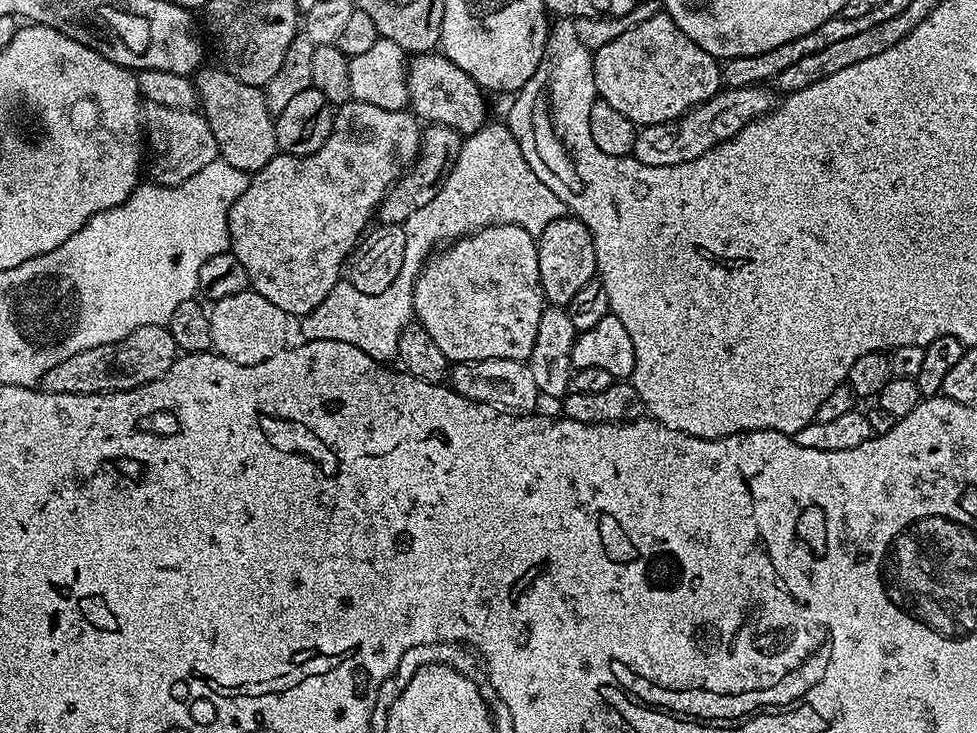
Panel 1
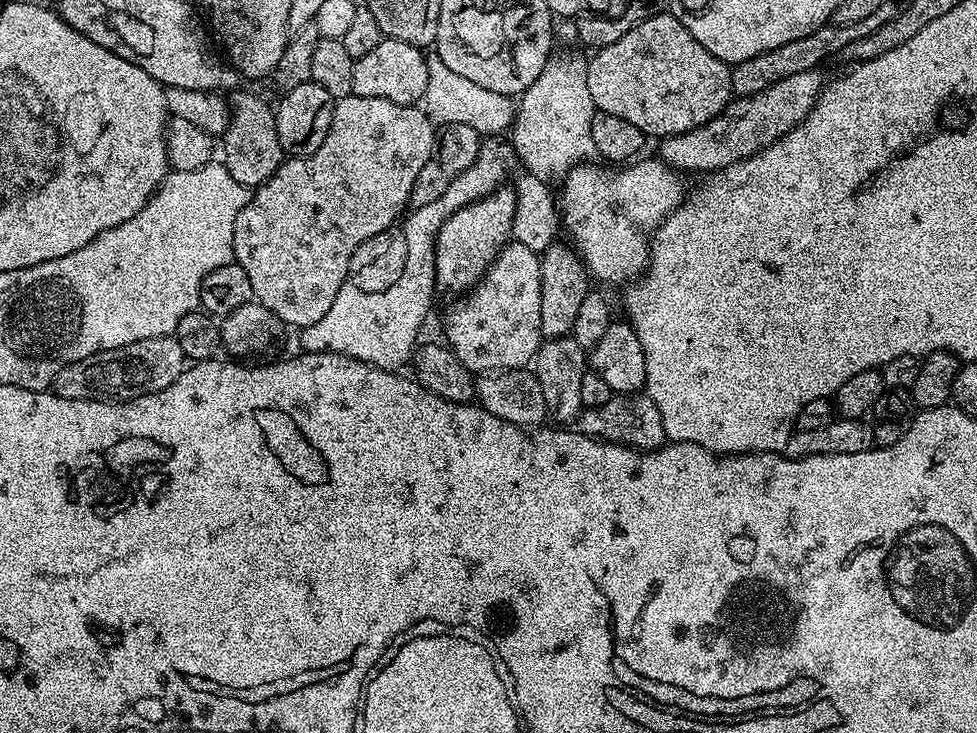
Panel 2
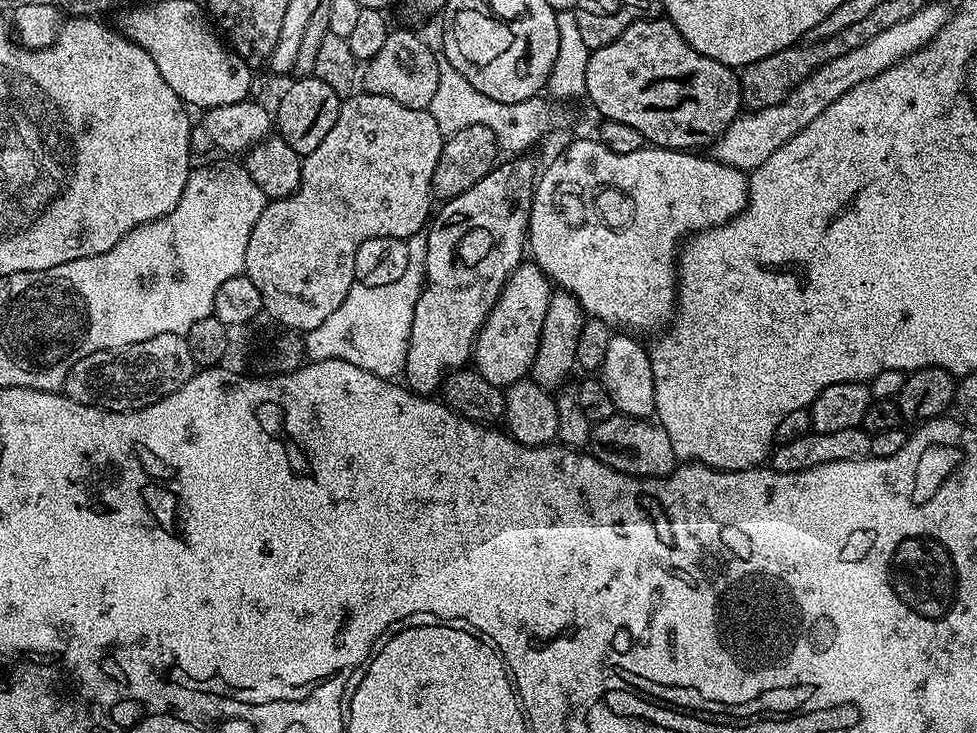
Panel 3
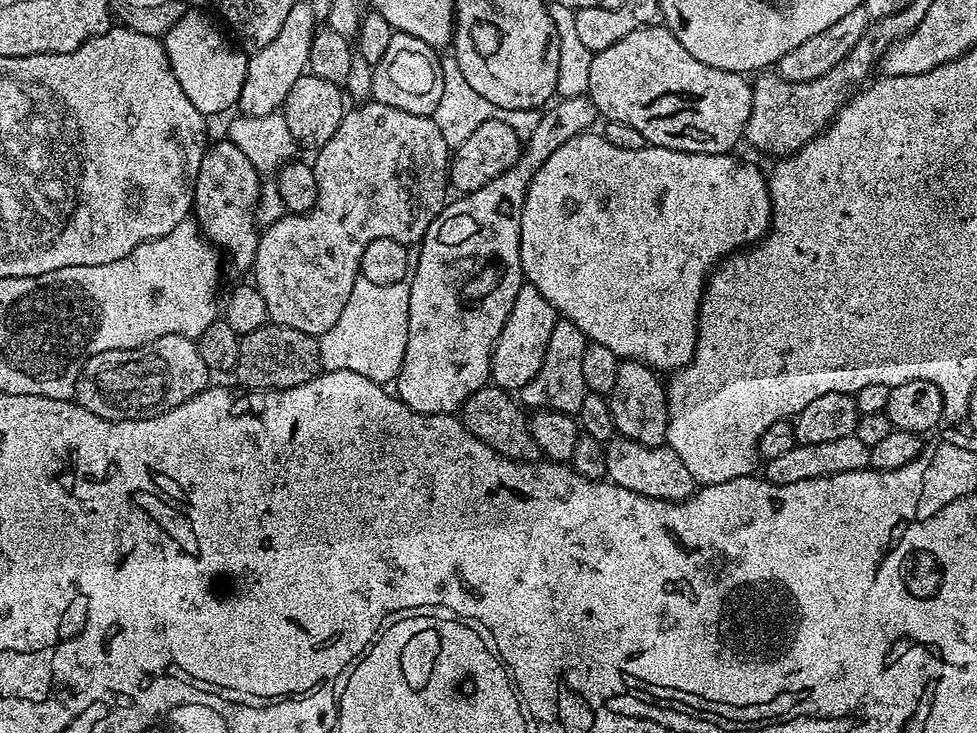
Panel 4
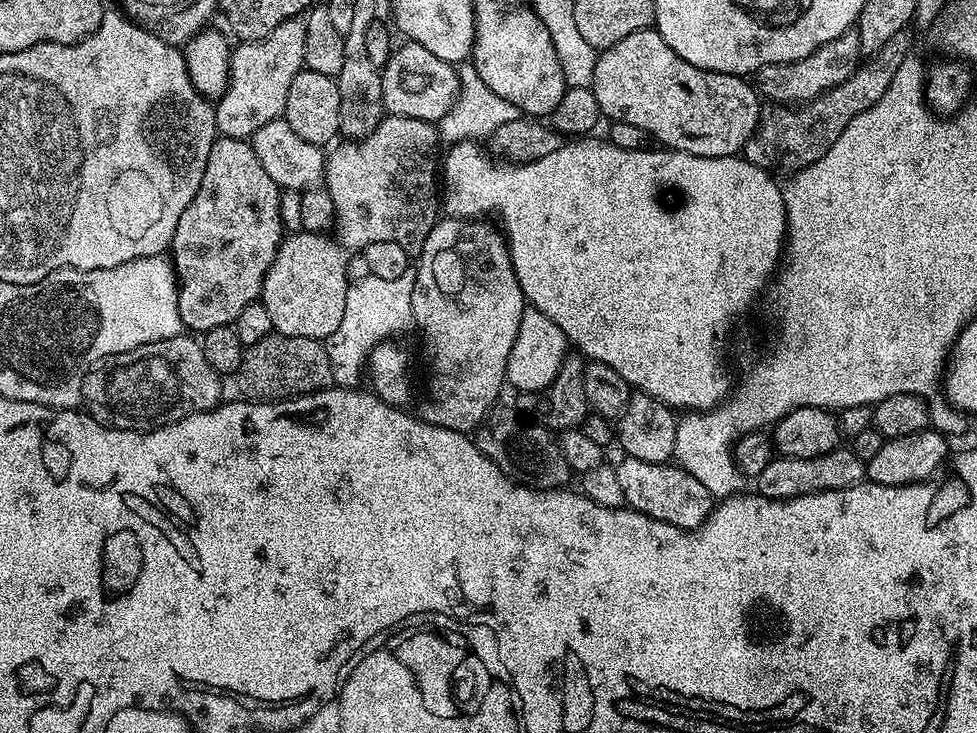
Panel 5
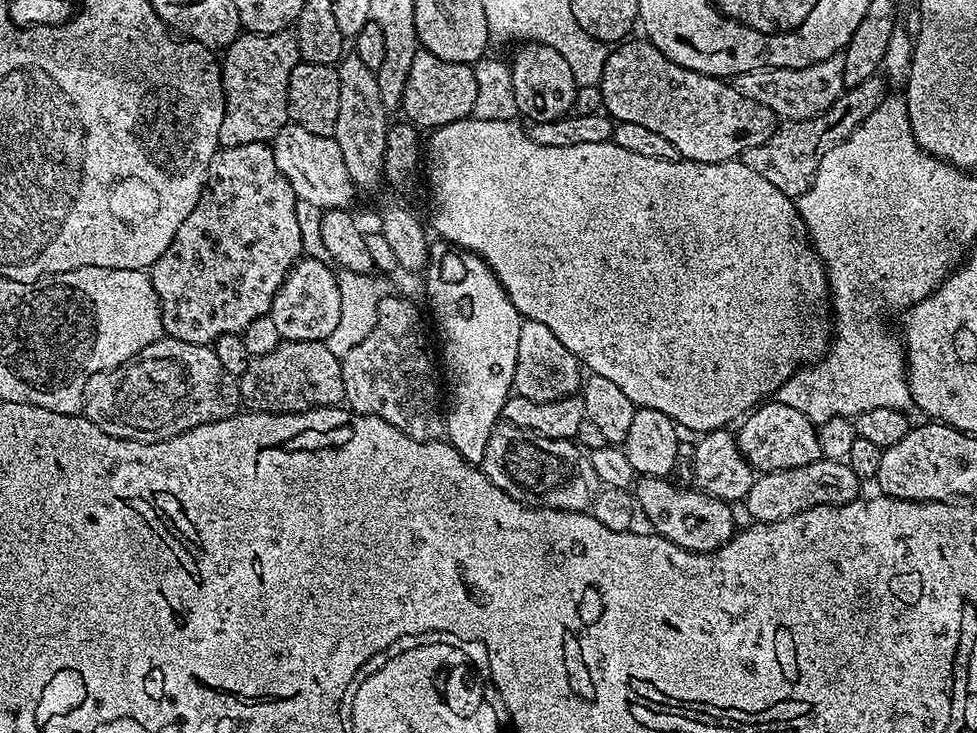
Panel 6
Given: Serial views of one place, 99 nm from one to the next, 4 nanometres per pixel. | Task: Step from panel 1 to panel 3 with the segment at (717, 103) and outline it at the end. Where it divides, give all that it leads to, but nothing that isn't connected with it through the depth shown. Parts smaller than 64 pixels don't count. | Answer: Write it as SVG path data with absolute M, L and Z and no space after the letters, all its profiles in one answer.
M930 2L922 10L918 10L918 14L910 14L910 18L905 18L903 22L894 22L890 30L882 30L882 34L870 38L870 42L858 46L858 50L850 50L834 58L829 64L815 68L782 102L757 112L741 111L740 115L734 118L734 122L730 122L730 126L726 126L724 133L710 146L711 159L726 166L734 166L745 174L751 173L753 168L762 166L762 162L766 162L766 158L770 158L774 150L786 146L790 138L806 130L806 126L810 126L810 122L814 122L814 118L818 118L818 114L822 114L826 106L838 102L838 98L842 98L846 90L854 90L858 82L866 82L882 74L882 70L890 70L890 66L922 50L946 27L949 19L950 8L948 12L946 5Z

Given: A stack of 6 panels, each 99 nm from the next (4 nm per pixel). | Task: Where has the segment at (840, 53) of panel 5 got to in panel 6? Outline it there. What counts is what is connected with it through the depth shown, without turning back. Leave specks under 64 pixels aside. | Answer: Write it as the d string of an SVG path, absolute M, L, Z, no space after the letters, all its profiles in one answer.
M837 54L801 68L759 68L735 77L734 83L739 92L746 94L746 98L754 98L754 102L770 106L781 121L809 120L821 116L845 92L843 61L843 55Z

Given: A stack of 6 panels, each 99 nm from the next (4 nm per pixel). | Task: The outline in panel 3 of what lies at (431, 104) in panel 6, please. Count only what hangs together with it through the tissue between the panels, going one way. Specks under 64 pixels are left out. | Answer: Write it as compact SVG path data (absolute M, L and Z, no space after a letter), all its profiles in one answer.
M389 31L382 50L378 50L378 54L374 54L374 58L363 65L363 91L394 98L394 102L402 102L402 106L429 109L438 85L436 57L437 53L432 52L431 46L422 37L412 32Z

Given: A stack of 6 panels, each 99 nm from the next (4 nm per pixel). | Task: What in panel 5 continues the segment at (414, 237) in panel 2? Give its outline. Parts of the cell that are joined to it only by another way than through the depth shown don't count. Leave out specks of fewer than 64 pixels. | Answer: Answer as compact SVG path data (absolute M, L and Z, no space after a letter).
M365 275L361 288L349 287L346 294L346 310L342 314L342 323L338 330L323 341L328 351L333 381L341 388L355 388L362 380L362 371L368 363L368 357L377 344L387 341L394 332L409 327L412 319L412 291L414 279L411 275L394 278L378 278Z

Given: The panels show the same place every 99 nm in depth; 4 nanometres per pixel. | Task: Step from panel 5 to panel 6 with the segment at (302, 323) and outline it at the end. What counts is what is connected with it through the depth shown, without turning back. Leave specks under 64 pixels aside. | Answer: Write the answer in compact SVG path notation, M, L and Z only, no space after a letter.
M311 258L296 261L294 267L288 271L278 294L274 294L270 313L281 340L327 341L334 326L338 326L338 318L342 318L342 294L338 294L336 277L337 273L325 261Z

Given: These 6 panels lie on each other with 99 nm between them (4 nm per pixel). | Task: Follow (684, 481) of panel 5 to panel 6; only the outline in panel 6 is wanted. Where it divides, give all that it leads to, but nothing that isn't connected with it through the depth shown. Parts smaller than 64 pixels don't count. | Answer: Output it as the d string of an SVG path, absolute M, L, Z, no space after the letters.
M642 476L635 481L634 499L636 507L649 520L651 531L664 536L670 542L691 552L716 552L732 539L738 531L733 505L727 500L709 496L695 487L679 488L671 479L662 476Z

